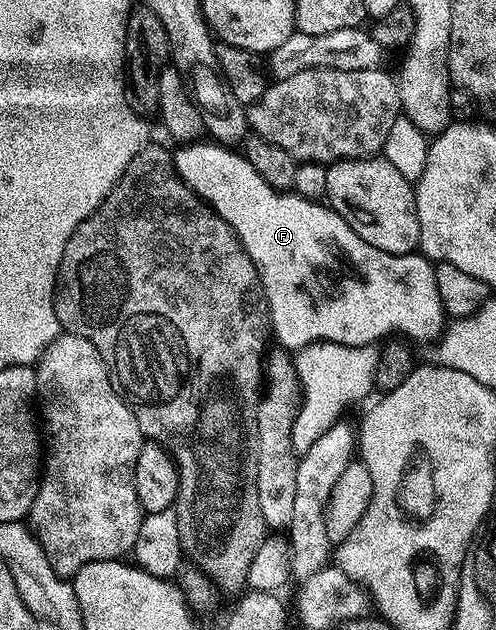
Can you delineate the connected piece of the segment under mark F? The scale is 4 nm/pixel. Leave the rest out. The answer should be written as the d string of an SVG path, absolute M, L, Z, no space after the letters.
M196 142L192 145L182 146L173 153L174 165L178 171L179 178L197 194L202 200L206 201L216 214L220 214L220 218L224 218L236 235L240 238L240 242L244 246L244 250L248 254L248 258L252 258L252 262L258 271L258 277L262 283L262 293L266 296L266 306L268 309L268 324L278 335L277 340L284 348L288 350L297 350L308 346L309 344L317 344L319 340L327 340L333 344L344 344L354 346L364 346L365 344L374 346L385 338L389 332L403 332L406 336L418 340L422 336L422 328L418 325L418 319L421 316L431 316L432 319L443 319L442 303L440 296L433 282L426 284L417 284L416 281L421 278L421 268L428 264L425 256L417 251L406 252L403 256L400 254L388 254L384 250L376 250L376 246L372 246L372 242L364 242L364 238L360 238L360 234L356 234L356 230L352 230L352 226L348 226L348 222L344 222L344 218L340 218L340 214L336 214L334 209L325 203L317 200L307 200L306 198L295 194L290 190L279 190L268 186L268 182L264 182L264 178L260 178L260 174L256 170L252 170L252 166L246 161L245 155L241 151L235 150L230 146L223 146L217 142Z

